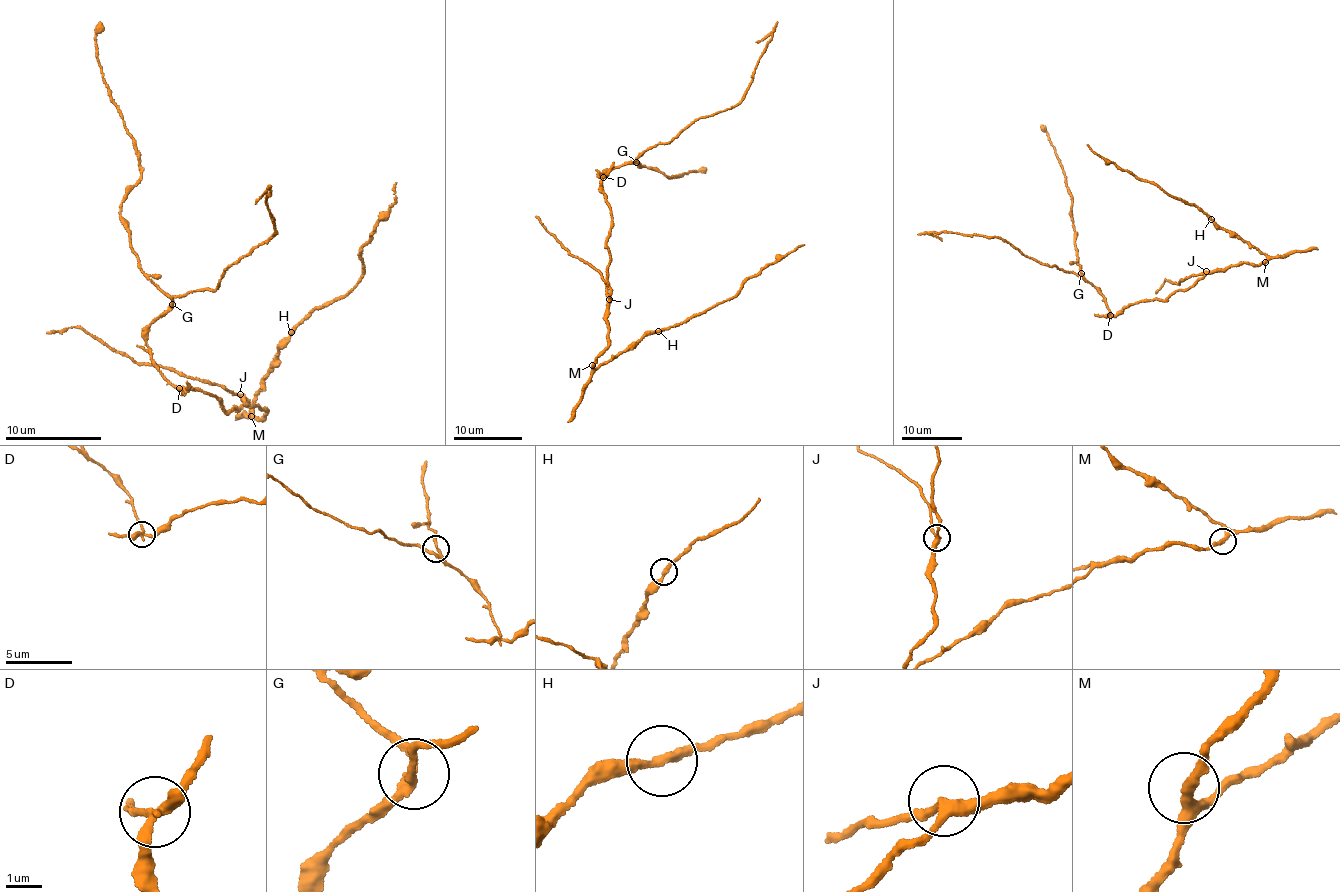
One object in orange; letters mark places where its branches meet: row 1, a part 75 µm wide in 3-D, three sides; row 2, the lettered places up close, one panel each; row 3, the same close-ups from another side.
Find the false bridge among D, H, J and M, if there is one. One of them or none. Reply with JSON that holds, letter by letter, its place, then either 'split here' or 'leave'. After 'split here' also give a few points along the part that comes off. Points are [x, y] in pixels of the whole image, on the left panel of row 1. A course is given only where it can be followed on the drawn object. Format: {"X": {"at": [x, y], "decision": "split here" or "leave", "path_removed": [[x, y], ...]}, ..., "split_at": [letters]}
{"D": {"at": [179, 388], "decision": "split here", "path_removed": [[179, 387], [160, 371], [146, 336], [172, 302], [139, 266], [120, 215], [141, 164], [100, 69], [99, 21]]}, "H": {"at": [291, 332], "decision": "leave"}, "J": {"at": [240, 394], "decision": "leave"}, "M": {"at": [251, 416], "decision": "leave"}, "split_at": ["D"]}

